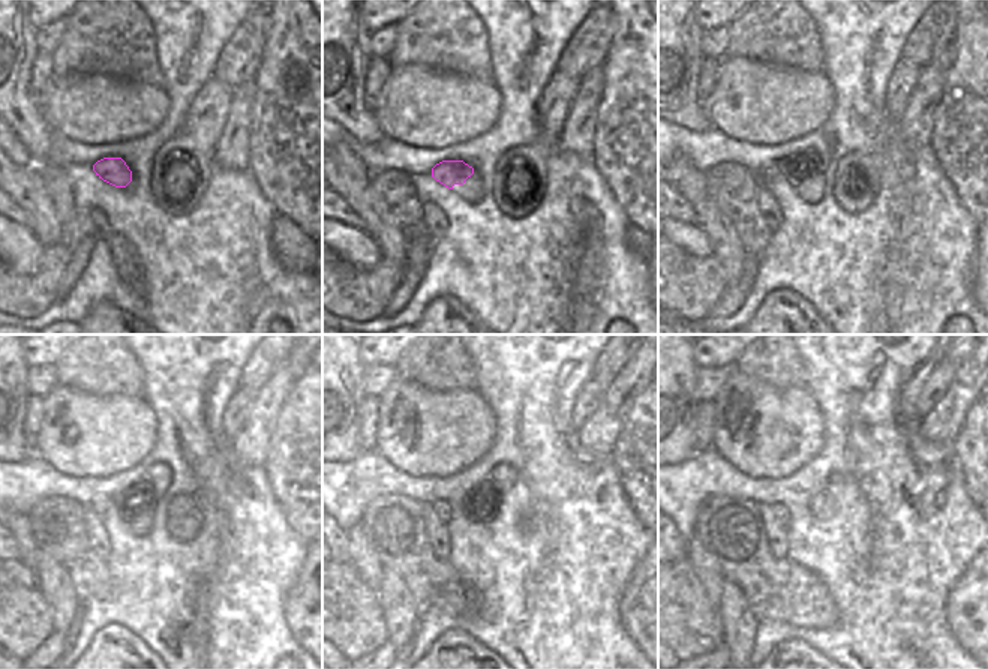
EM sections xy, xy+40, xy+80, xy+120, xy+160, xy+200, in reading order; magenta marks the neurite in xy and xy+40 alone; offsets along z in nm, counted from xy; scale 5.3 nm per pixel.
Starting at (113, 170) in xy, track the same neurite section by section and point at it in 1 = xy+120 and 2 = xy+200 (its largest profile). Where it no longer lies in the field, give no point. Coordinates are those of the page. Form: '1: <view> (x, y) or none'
1: xy+120 (102, 504)
2: xy+200 (780, 512)

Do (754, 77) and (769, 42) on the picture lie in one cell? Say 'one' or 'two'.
two

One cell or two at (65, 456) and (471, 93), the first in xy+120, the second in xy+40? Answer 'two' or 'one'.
one

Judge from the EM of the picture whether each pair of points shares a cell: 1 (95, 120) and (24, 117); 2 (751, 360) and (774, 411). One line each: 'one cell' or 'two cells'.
1: two cells
2: two cells

